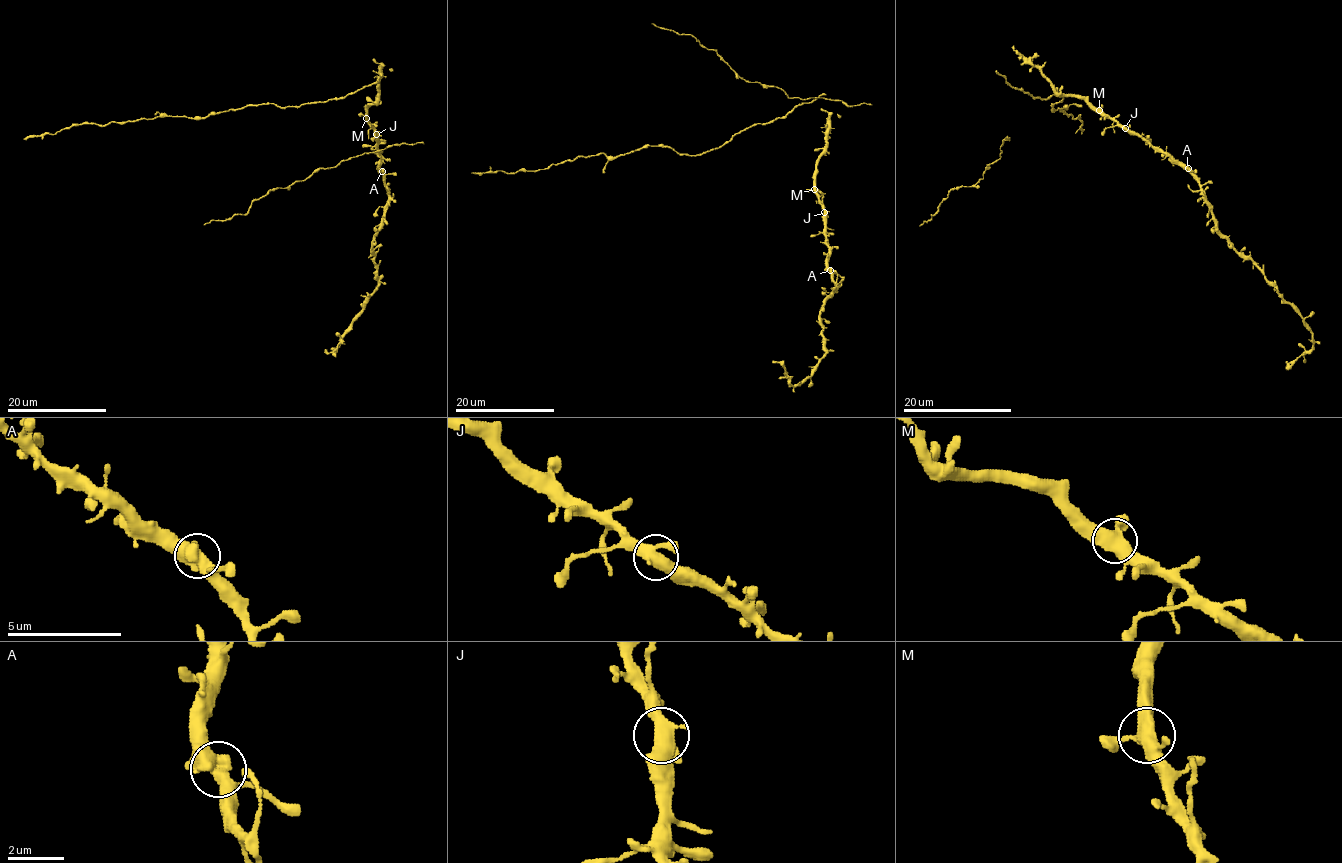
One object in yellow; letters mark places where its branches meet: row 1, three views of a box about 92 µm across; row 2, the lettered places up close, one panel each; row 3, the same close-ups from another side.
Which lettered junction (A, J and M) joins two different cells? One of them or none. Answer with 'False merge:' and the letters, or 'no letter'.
False merge: no letter

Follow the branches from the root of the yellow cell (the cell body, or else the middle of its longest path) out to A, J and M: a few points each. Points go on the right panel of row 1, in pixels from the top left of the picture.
A: (1040, 71), (1059, 93), (1083, 97), (1092, 106), (1137, 132), (1187, 167)
J: (1040, 71), (1059, 93), (1083, 97), (1125, 128)
M: (1040, 71), (1059, 93), (1083, 97), (1099, 110)

